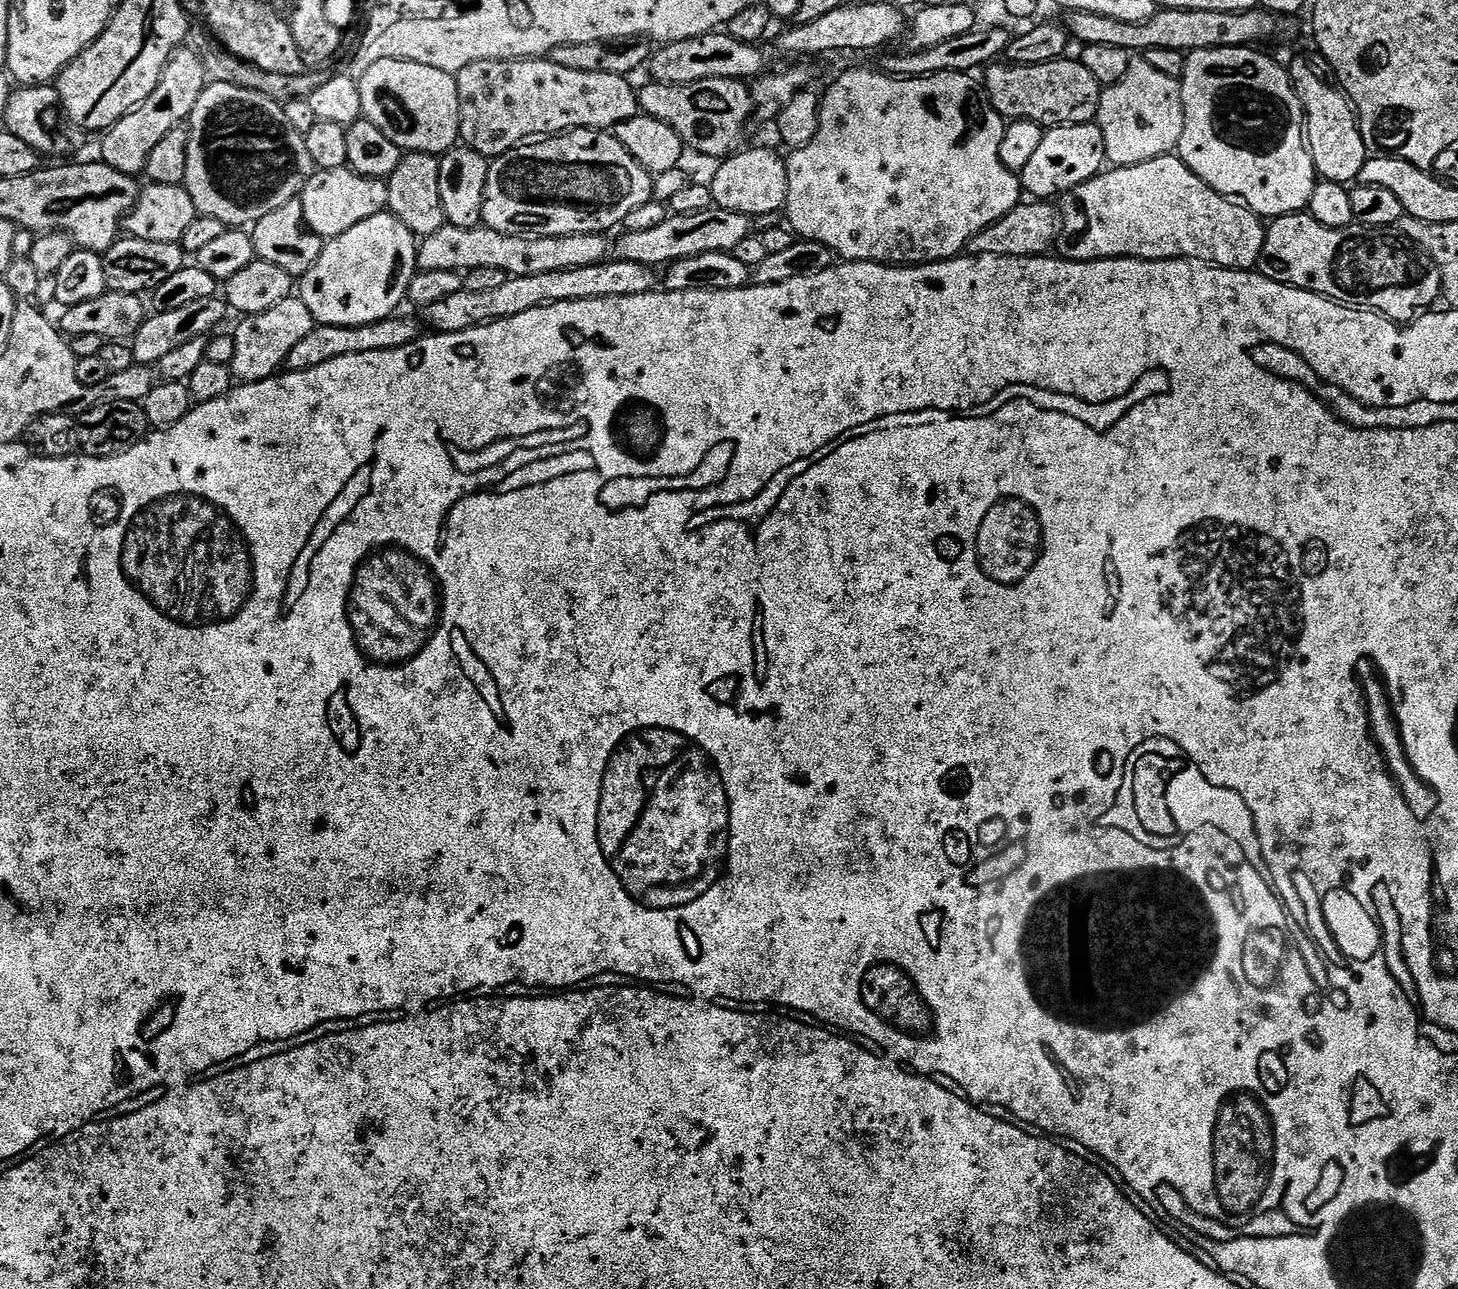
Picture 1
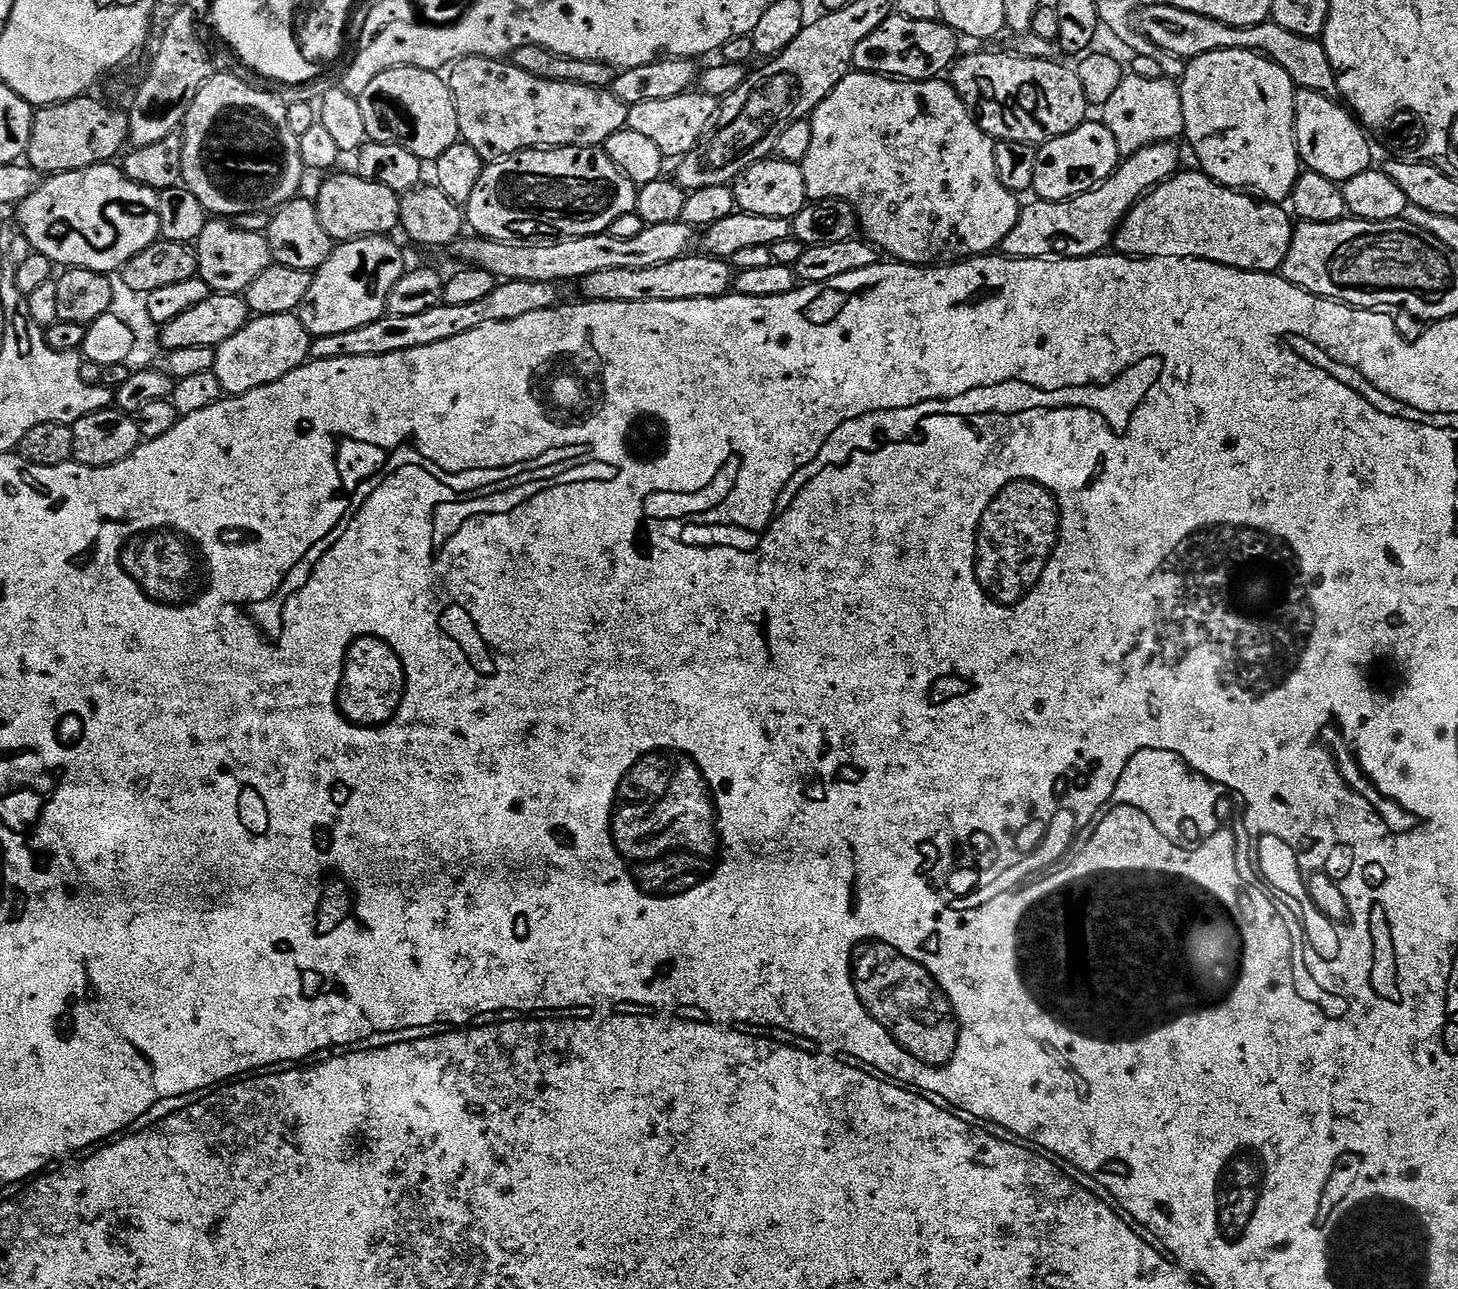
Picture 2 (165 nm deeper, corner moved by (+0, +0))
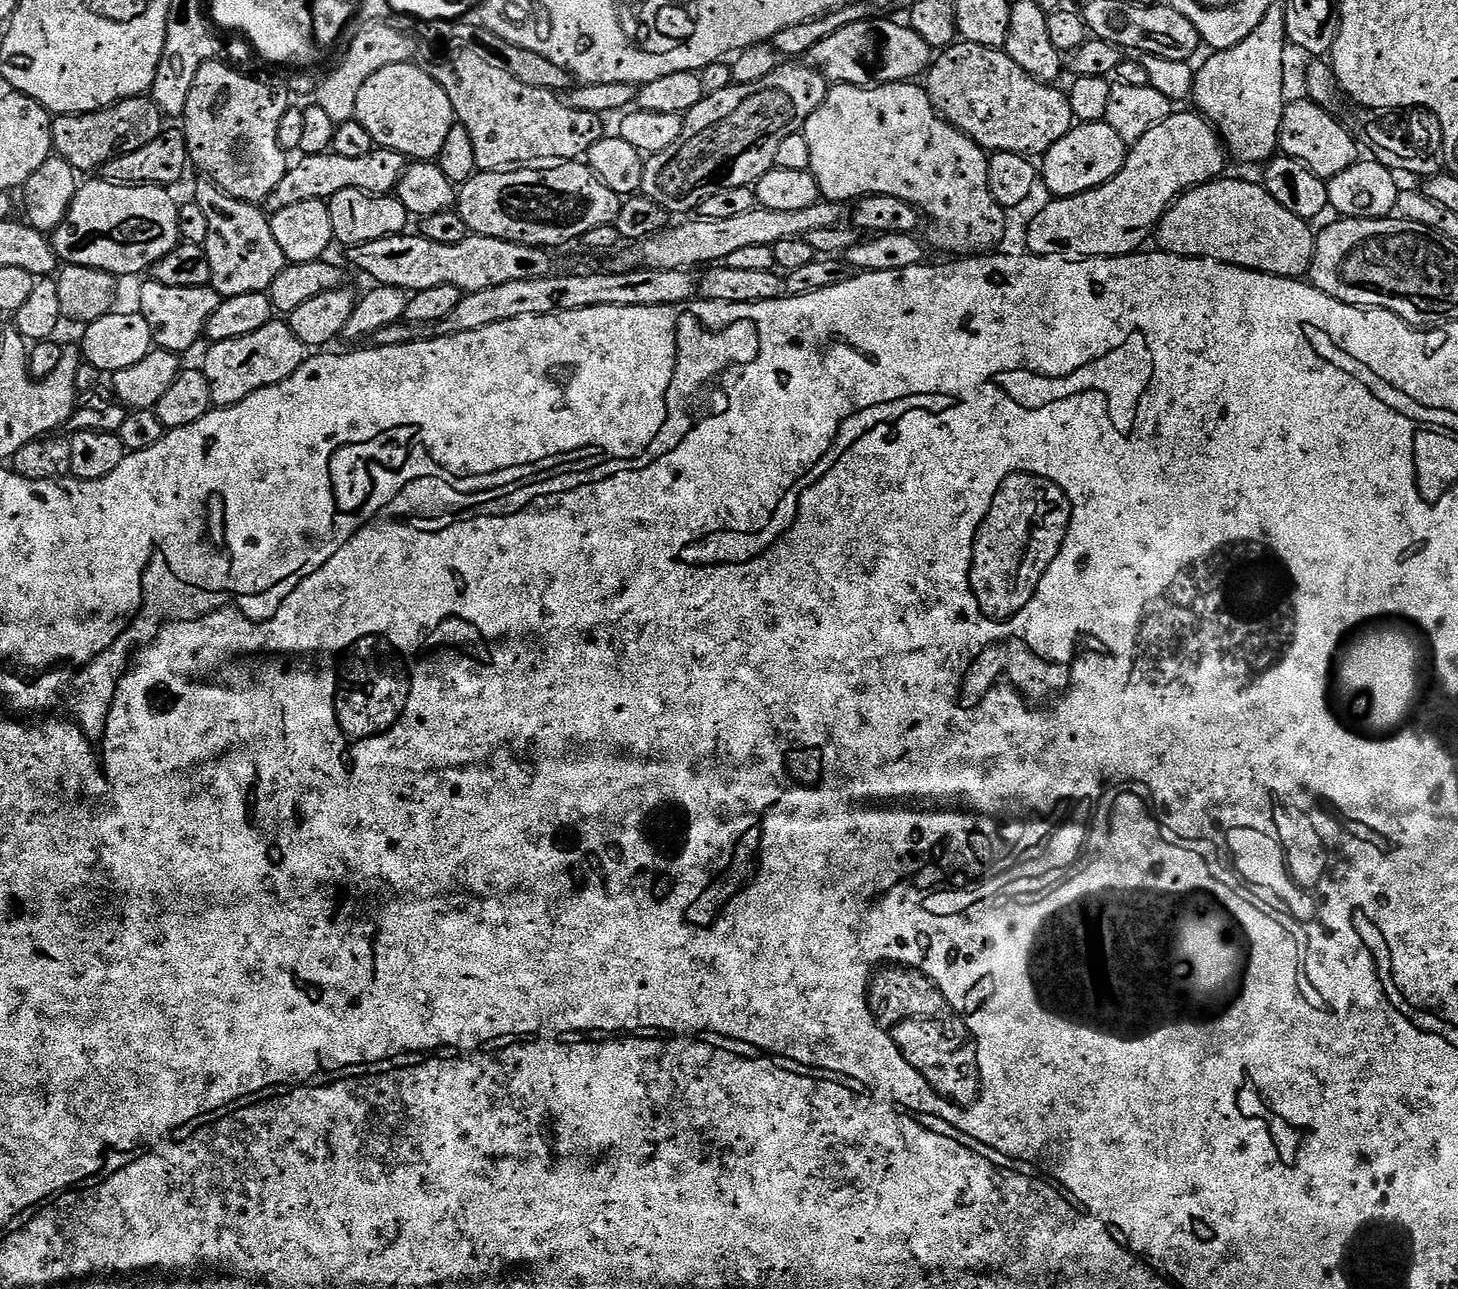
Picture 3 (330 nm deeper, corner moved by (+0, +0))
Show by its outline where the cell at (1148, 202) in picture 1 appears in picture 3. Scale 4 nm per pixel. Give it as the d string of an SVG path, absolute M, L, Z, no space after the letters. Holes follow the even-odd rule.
M1228 179L1200 184L1172 203L1154 232L1159 251L1217 260L1271 276L1303 277L1312 265L1316 245L1313 225L1278 206L1263 183Z

